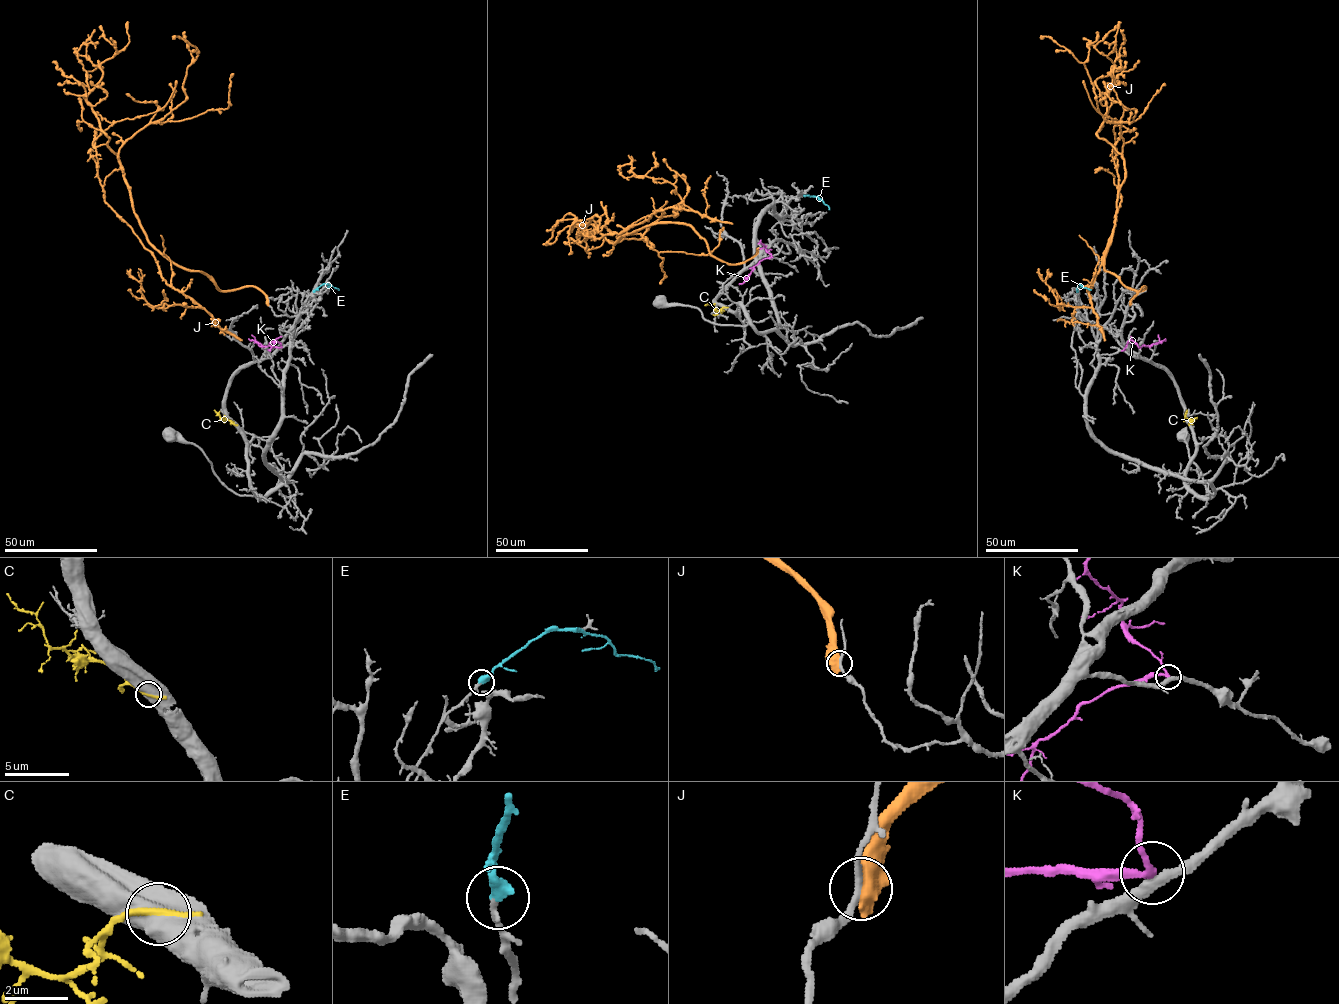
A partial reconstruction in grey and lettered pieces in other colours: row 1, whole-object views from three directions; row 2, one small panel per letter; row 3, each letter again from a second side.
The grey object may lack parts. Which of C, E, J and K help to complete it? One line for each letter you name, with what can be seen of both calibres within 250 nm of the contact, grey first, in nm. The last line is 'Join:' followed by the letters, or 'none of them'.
E: 200 nm thick on the grey side, 480 nm on the other
Join: E

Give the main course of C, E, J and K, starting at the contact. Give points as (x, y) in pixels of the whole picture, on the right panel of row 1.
C: (1189, 424), (1192, 420), (1185, 417), (1187, 410)
E: (1077, 292), (1078, 284), (1091, 290)
J: (1129, 304), (1145, 286), (1104, 269), (1124, 179), (1111, 144), (1121, 201), (1091, 307), (1059, 308), (1038, 268)
K: (1138, 347), (1165, 338)

